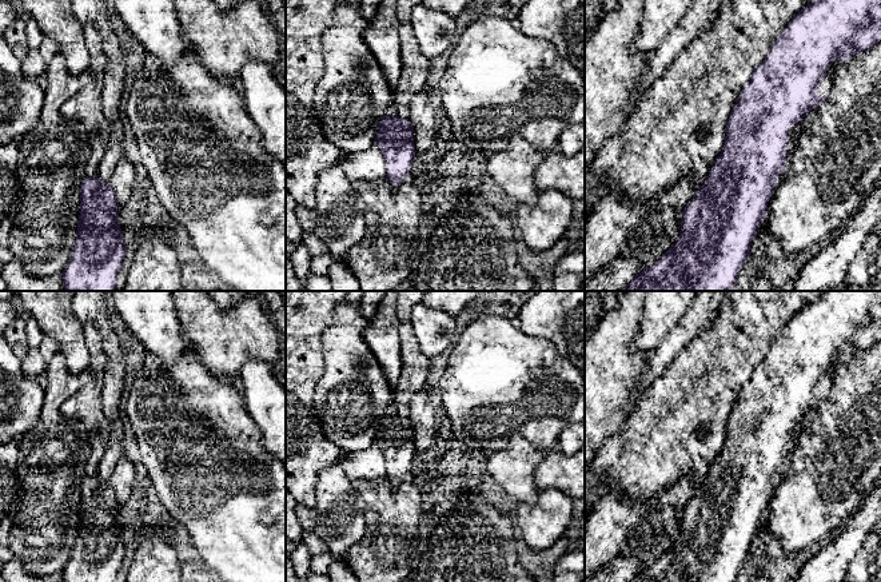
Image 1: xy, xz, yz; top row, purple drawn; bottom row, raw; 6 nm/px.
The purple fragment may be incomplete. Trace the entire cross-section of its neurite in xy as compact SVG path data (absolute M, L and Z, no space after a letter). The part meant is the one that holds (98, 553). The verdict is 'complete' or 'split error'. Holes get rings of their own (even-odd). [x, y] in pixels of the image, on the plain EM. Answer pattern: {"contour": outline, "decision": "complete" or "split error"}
{"contour": "M99 474L85 475L80 485L80 514L76 539L69 561L61 571L63 582L116 582L125 546L117 521L119 503L112 486Z", "decision": "complete"}

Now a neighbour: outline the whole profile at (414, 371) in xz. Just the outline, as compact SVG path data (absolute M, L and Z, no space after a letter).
M399 320L398 335L400 338L402 367L396 386L392 390L392 402L398 404L396 414L402 418L410 416L410 400L414 394L426 387L430 359L419 348L410 320Z

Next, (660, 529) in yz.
M675 506L649 509L621 554L639 559L642 567L653 565L679 535L682 510Z

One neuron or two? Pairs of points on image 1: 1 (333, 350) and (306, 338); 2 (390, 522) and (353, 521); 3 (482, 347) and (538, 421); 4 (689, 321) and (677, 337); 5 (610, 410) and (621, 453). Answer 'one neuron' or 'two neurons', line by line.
1: two neurons
2: two neurons
3: one neuron
4: one neuron
5: two neurons

